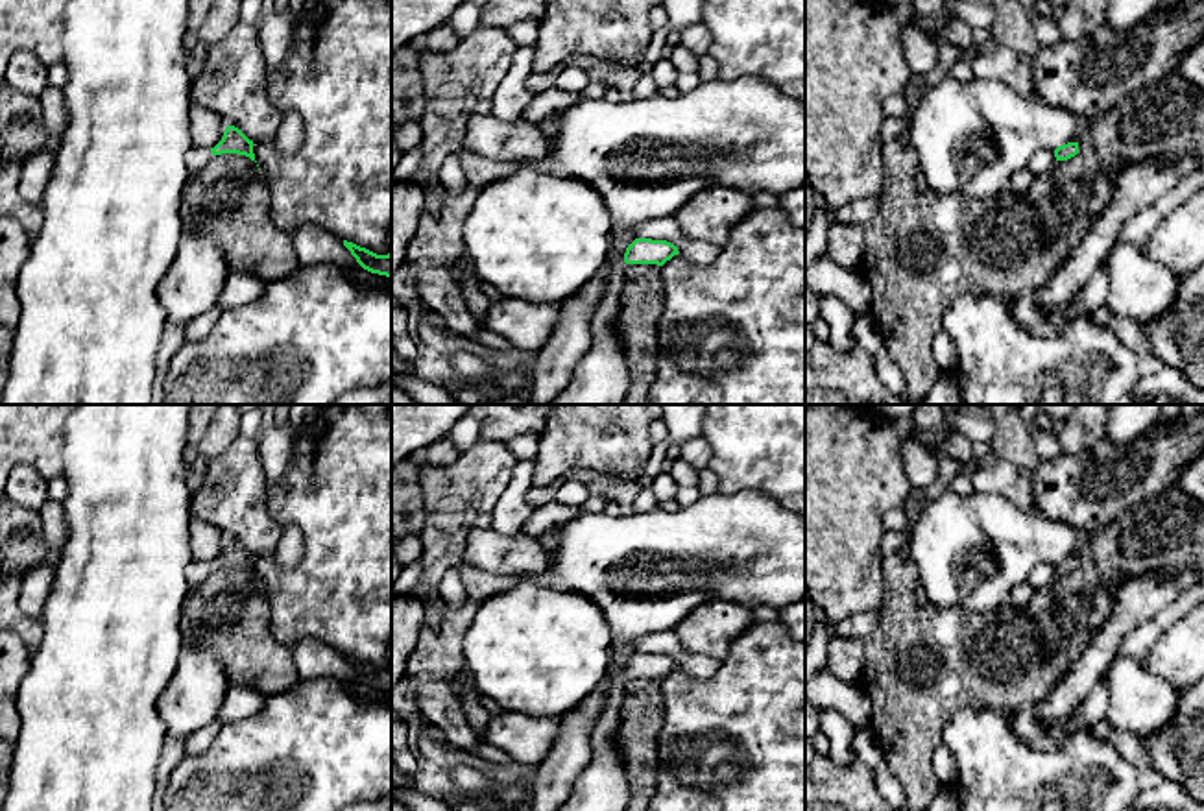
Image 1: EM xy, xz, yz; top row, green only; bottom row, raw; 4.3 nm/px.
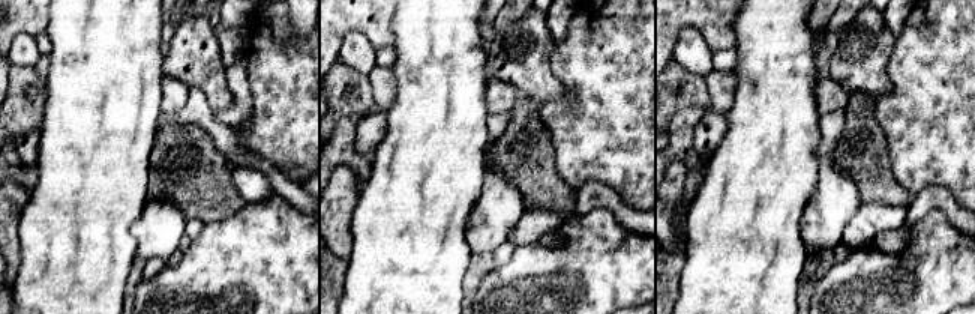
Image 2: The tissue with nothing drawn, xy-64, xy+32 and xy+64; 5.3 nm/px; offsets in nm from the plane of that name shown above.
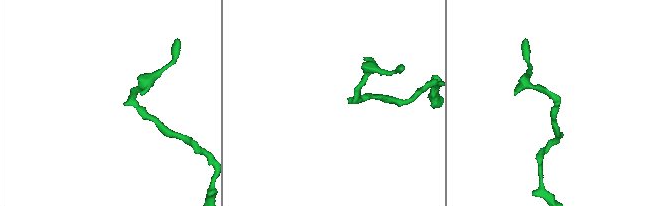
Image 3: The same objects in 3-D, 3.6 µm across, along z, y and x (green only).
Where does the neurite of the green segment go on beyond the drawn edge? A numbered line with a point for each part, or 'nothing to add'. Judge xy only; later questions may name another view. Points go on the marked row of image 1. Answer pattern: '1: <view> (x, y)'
1: xy (198, 157)

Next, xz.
1: xz (601, 377)

